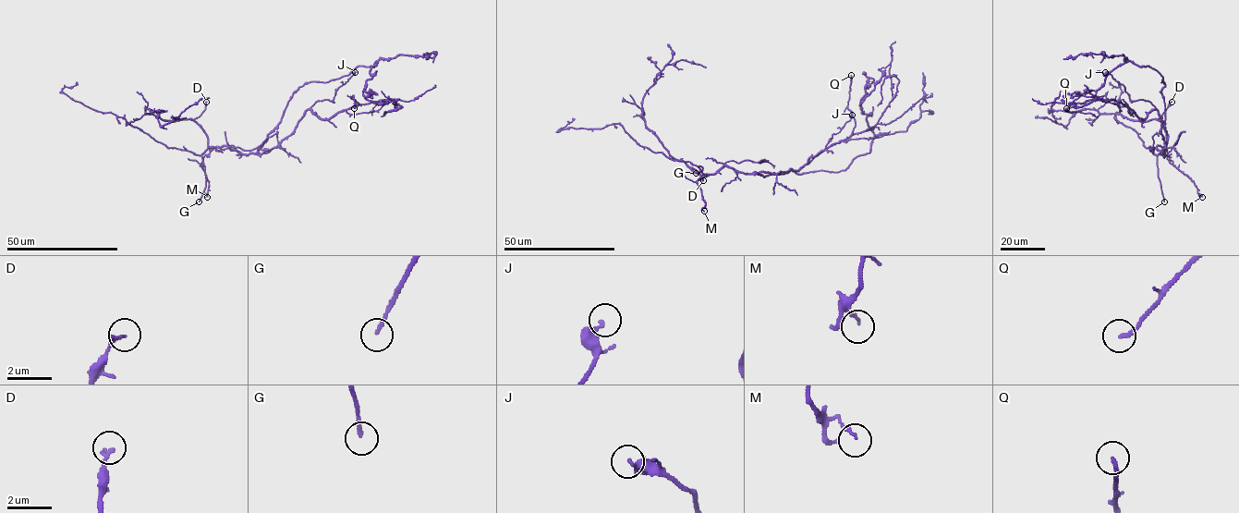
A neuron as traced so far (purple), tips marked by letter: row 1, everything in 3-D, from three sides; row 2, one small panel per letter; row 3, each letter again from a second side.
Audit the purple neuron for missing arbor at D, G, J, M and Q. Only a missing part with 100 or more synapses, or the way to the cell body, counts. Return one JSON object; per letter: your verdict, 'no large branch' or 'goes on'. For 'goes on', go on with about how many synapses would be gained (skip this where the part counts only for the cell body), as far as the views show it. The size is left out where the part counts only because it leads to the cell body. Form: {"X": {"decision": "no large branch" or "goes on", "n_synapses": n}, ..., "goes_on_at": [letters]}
{"D": {"decision": "no large branch"}, "G": {"decision": "goes on"}, "J": {"decision": "no large branch"}, "M": {"decision": "no large branch"}, "Q": {"decision": "no large branch"}, "goes_on_at": ["G"]}

